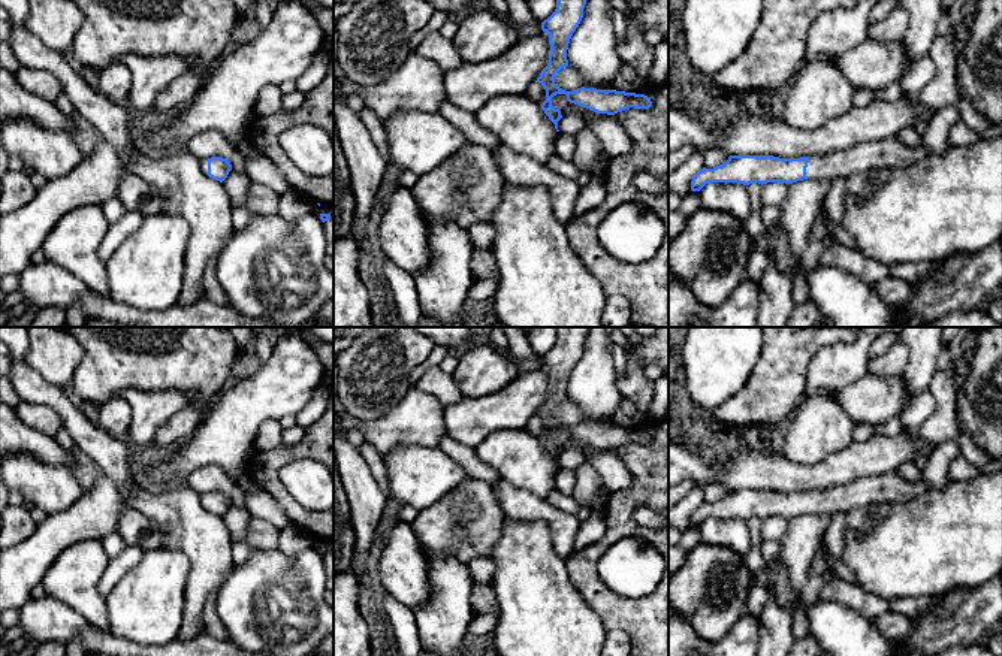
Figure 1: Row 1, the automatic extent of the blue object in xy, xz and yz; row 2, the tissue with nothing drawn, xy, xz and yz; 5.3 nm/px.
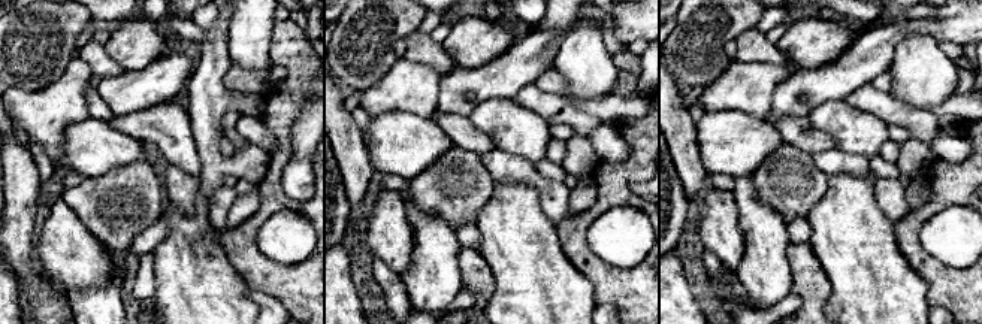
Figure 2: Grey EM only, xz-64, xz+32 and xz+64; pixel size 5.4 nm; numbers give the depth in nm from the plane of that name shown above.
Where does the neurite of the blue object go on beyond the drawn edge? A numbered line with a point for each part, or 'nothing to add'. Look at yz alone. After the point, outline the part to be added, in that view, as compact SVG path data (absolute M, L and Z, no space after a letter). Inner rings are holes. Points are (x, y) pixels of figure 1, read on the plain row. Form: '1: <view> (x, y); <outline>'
1: yz (889, 487); M897 471L866 477L848 484L823 490L809 490L808 514L846 514L854 508L867 508L878 502L908 502L929 490L923 478L905 480Z

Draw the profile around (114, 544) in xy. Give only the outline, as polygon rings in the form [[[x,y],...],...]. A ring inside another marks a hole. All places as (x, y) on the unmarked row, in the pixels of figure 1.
[[[114,532],[100,541],[109,559],[118,557],[127,547],[126,541],[118,532]]]

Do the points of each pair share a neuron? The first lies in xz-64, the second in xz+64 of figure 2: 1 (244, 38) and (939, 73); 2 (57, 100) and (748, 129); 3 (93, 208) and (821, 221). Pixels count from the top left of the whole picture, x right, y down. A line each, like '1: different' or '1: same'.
1: same
2: different
3: different

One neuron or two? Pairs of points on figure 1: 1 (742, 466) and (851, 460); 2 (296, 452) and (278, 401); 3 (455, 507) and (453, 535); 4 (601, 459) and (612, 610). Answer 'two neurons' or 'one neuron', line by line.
1: one neuron
2: two neurons
3: one neuron
4: two neurons

